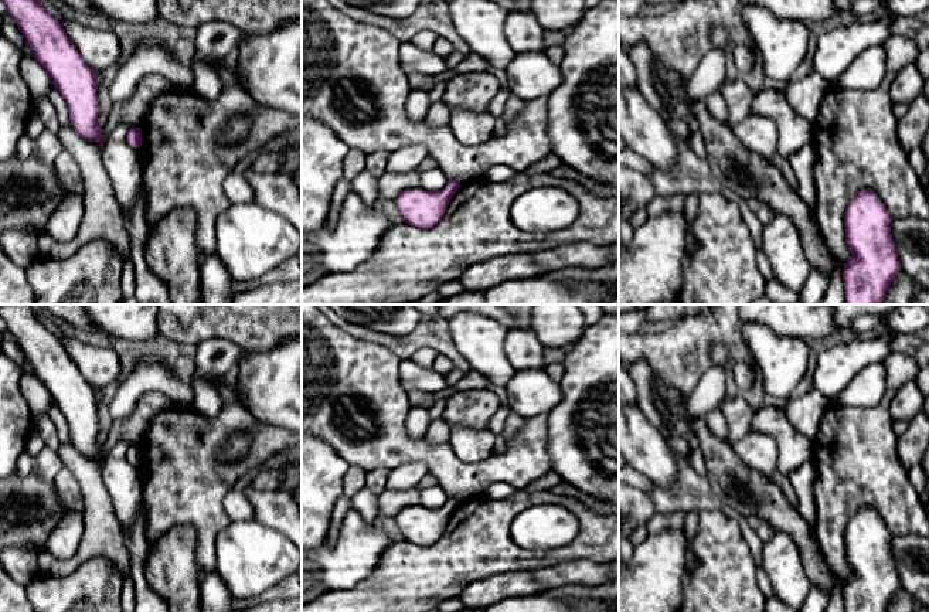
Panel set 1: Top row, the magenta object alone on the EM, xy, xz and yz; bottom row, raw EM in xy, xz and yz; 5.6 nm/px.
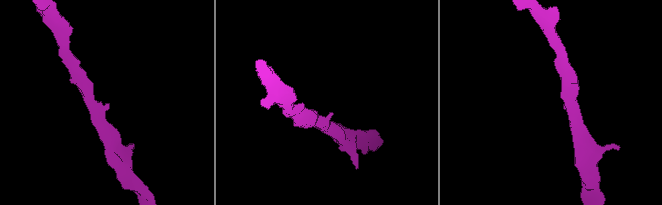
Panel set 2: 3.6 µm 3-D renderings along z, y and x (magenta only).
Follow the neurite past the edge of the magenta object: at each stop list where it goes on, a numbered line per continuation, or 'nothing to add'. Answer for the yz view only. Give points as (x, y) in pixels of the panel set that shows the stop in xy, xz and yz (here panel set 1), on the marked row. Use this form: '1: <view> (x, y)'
nothing to add

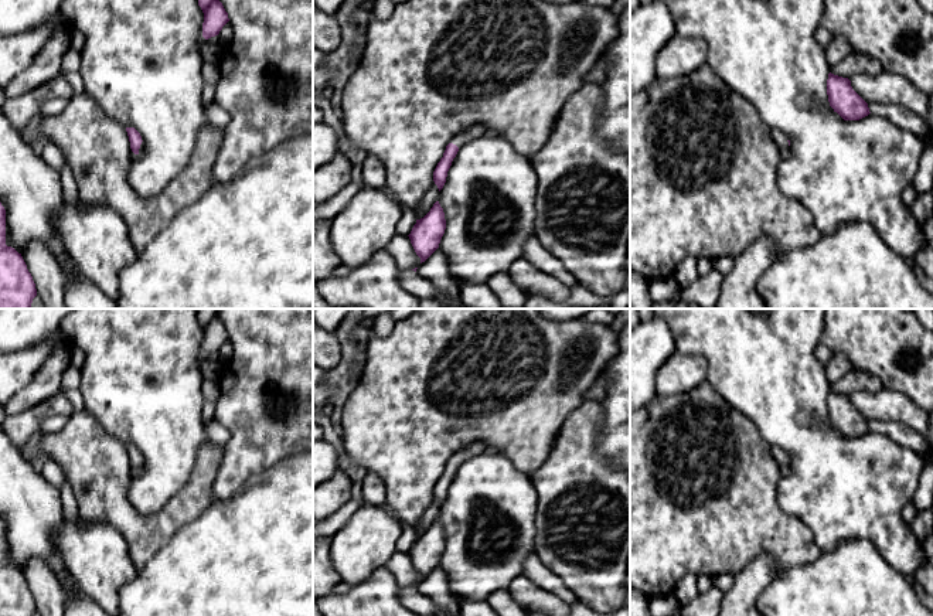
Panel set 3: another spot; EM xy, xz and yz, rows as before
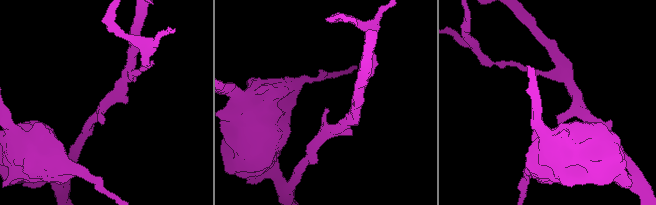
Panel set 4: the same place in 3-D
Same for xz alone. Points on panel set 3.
1: xz (477, 130)

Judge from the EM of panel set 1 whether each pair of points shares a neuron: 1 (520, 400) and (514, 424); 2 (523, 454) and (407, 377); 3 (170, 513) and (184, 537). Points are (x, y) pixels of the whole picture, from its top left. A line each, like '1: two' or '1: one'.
1: two
2: two
3: two

